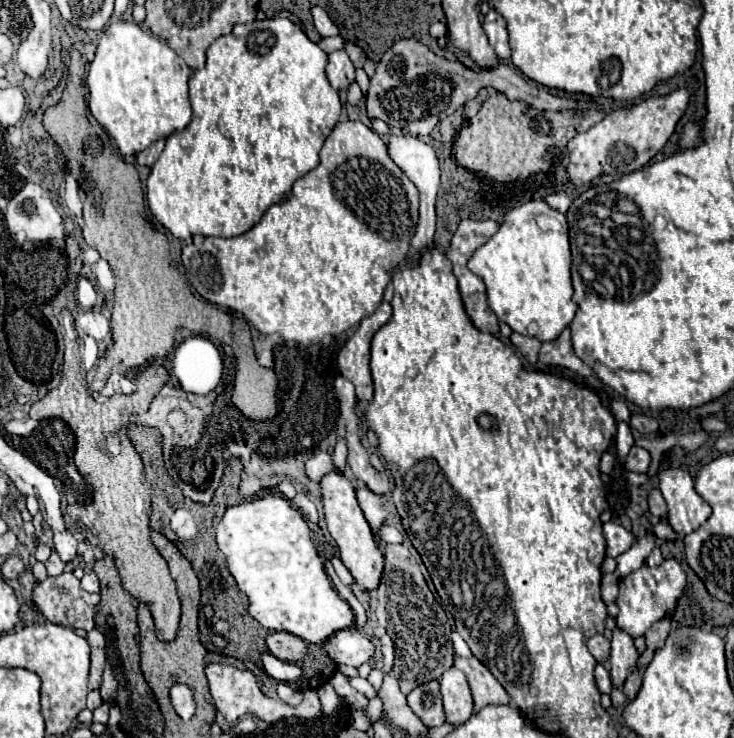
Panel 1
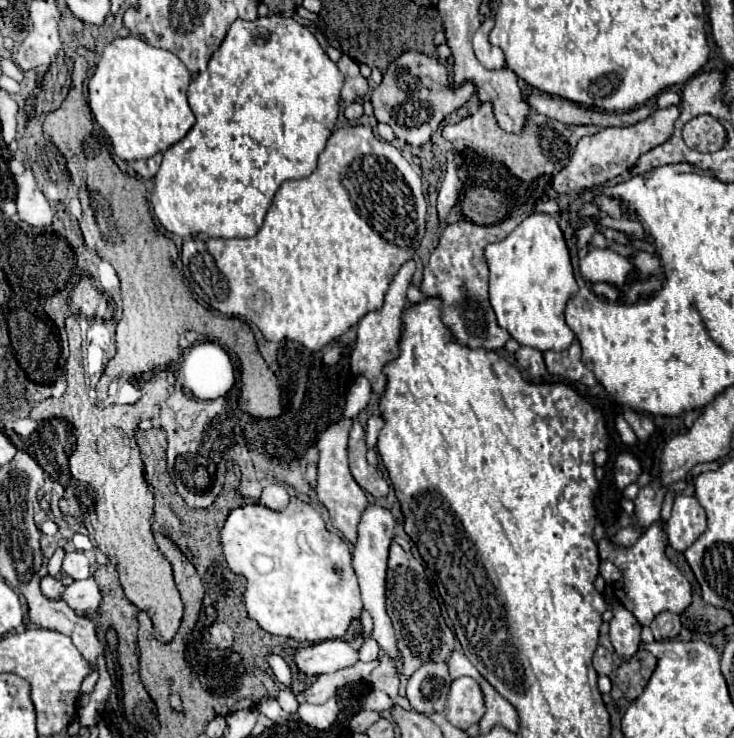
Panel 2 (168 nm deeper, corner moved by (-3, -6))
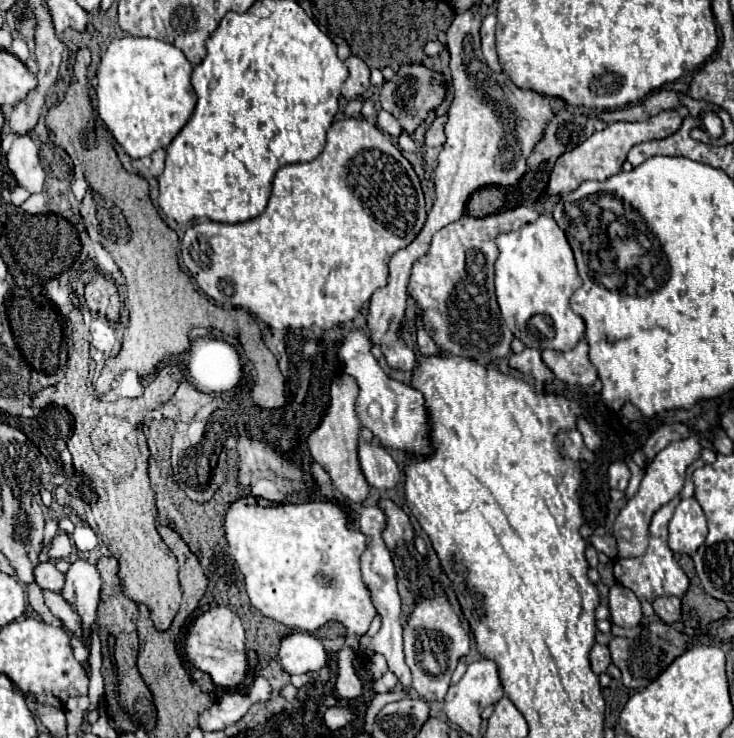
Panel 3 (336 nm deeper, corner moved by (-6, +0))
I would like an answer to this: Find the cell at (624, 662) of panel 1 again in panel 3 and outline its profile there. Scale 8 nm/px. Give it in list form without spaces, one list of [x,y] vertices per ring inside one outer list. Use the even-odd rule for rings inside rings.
[[[620,584],[610,588],[608,596],[608,608],[610,608],[610,620],[616,626],[622,628],[634,628],[642,620],[642,608],[636,594]]]

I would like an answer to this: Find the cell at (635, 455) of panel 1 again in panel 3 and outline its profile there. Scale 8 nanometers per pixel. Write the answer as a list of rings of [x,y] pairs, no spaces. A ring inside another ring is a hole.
[[[624,460],[612,462],[610,468],[608,468],[608,484],[610,484],[610,488],[626,490],[628,480],[630,480],[630,468],[628,468],[628,464]]]

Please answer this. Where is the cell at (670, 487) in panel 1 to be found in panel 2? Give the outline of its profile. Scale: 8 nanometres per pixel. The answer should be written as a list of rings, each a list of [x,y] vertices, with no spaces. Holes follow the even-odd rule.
[[[677,496],[667,522],[669,546],[685,552],[707,528],[707,516],[695,496]]]

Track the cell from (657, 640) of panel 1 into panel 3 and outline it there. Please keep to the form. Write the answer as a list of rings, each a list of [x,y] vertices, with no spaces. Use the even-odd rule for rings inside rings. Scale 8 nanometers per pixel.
[[[668,596],[668,598],[656,598],[654,600],[654,612],[664,624],[674,624],[680,620],[680,598]]]

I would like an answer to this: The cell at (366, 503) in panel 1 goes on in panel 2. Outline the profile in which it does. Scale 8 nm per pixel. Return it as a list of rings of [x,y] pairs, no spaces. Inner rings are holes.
[[[375,504],[367,506],[367,510],[365,510],[365,514],[363,514],[363,518],[361,518],[359,526],[357,526],[357,542],[353,546],[353,570],[355,570],[357,578],[359,578],[363,608],[373,618],[373,638],[377,640],[383,654],[395,662],[397,678],[401,678],[403,676],[401,654],[399,654],[399,648],[397,648],[393,622],[391,622],[391,618],[387,614],[387,606],[385,606],[385,570],[387,570],[389,544],[393,540],[393,526],[395,526],[395,518],[391,516],[389,510],[385,510],[381,506],[375,506]]]

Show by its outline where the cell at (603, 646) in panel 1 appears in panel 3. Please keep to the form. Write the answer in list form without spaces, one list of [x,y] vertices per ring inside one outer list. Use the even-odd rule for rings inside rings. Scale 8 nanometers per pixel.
[[[594,644],[594,646],[592,646],[592,652],[590,652],[590,664],[592,664],[592,670],[594,670],[596,674],[606,672],[606,668],[608,668],[608,664],[610,664],[610,650],[608,650],[608,646]]]

